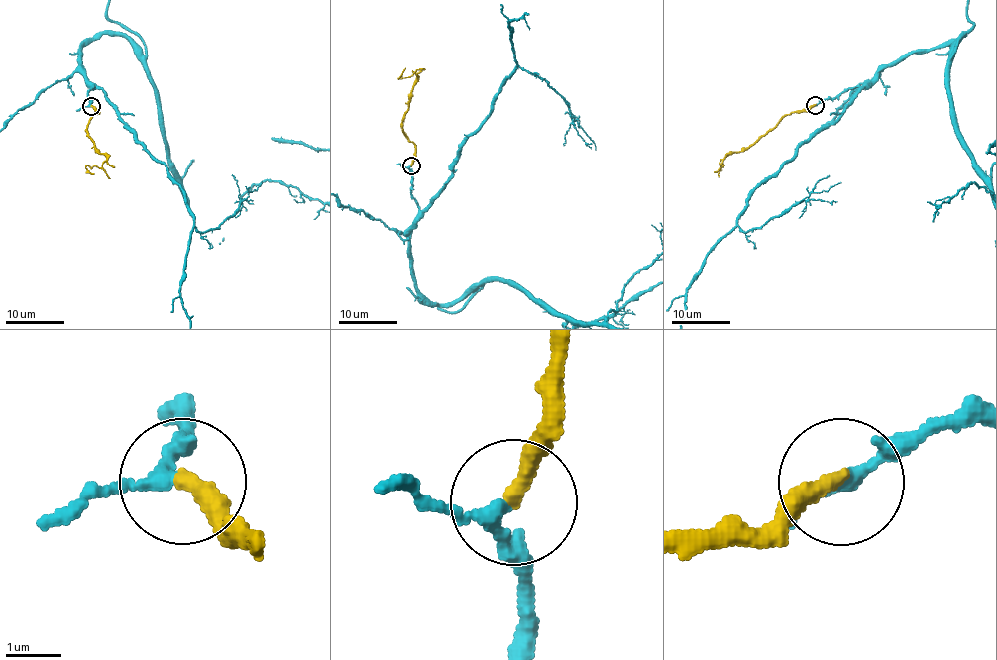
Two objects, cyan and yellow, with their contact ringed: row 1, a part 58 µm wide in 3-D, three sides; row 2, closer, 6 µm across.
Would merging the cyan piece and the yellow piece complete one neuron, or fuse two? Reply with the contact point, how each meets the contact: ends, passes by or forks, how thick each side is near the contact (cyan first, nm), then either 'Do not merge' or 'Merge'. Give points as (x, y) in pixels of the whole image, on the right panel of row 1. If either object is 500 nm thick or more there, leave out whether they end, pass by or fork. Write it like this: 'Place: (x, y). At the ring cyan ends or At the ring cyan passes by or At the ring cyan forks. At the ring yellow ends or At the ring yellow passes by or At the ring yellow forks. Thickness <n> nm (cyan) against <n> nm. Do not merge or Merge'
Place: (815, 105). At the ring cyan passes by. At the ring yellow ends. Thickness 200 nm (cyan) against 300 nm. Merge

